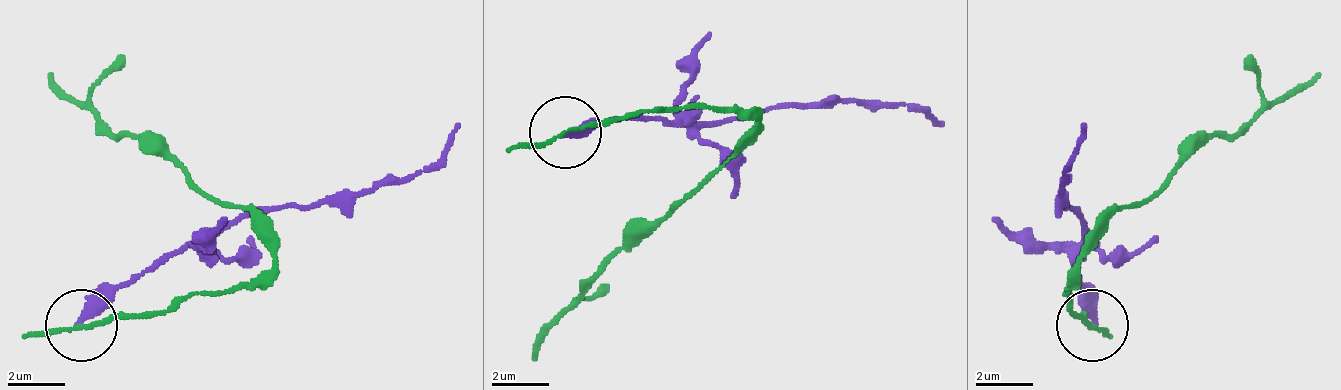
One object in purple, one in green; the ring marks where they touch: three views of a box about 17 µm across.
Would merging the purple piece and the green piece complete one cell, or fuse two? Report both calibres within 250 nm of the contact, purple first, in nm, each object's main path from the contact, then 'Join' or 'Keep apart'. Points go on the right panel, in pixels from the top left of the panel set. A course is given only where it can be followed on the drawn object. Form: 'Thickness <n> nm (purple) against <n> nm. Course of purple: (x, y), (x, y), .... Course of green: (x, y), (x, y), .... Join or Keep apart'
Thickness 320 nm (purple) against 120 nm. Course of purple: (1094, 327), (1080, 284), (1073, 212), (1058, 190), (1065, 183), (1087, 125). Course of green: (1094, 327), (1073, 313), (1065, 291), (1087, 241), (1217, 132), (1246, 132), (1318, 75). Keep apart

